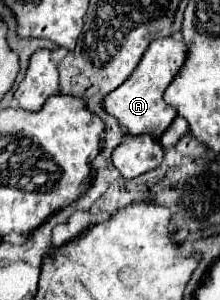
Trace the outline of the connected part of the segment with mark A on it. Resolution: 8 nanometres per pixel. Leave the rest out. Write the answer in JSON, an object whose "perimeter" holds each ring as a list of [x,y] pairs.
{"perimeter":[[[164,37],[164,39],[152,41],[150,47],[146,49],[146,53],[142,55],[140,65],[136,67],[132,77],[128,77],[128,81],[124,81],[124,85],[114,89],[102,101],[104,109],[110,115],[114,115],[130,135],[148,133],[148,135],[160,139],[162,133],[170,127],[170,123],[176,117],[176,109],[166,105],[162,95],[164,95],[166,87],[174,81],[174,77],[180,73],[180,69],[184,67],[186,55],[188,55],[188,49],[186,49],[184,41],[176,41],[174,37]]]}

